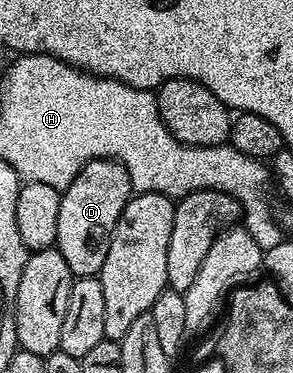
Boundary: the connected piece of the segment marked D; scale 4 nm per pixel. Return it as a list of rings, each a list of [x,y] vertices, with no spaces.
[[[94,159],[89,161],[77,173],[77,177],[61,193],[61,213],[57,213],[57,237],[55,247],[65,257],[65,265],[69,265],[72,276],[98,276],[101,265],[105,265],[105,253],[109,253],[109,241],[113,237],[113,229],[131,199],[131,178],[123,163],[115,159]]]

